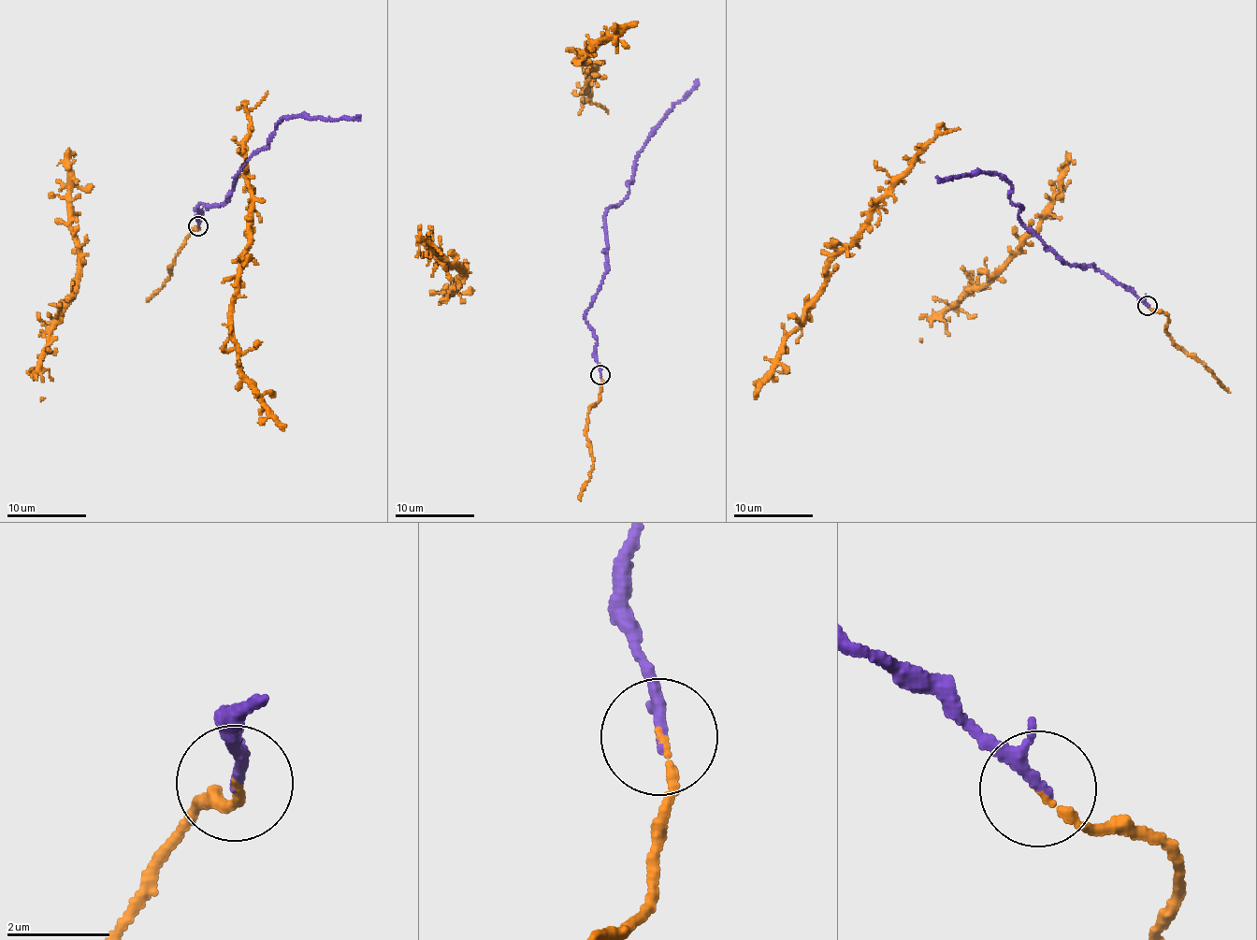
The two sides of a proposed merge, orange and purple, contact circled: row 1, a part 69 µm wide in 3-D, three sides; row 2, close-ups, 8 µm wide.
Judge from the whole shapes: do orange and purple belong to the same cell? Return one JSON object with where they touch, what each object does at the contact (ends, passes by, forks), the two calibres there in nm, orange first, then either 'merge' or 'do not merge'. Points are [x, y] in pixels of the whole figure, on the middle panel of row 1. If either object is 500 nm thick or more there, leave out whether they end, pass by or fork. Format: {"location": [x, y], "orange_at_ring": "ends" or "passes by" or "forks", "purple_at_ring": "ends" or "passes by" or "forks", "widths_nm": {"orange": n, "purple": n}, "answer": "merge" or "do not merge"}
{"location": [600, 375], "orange_at_ring": "ends", "purple_at_ring": "passes by", "widths_nm": {"orange": 130, "purple": 170}, "answer": "merge"}

